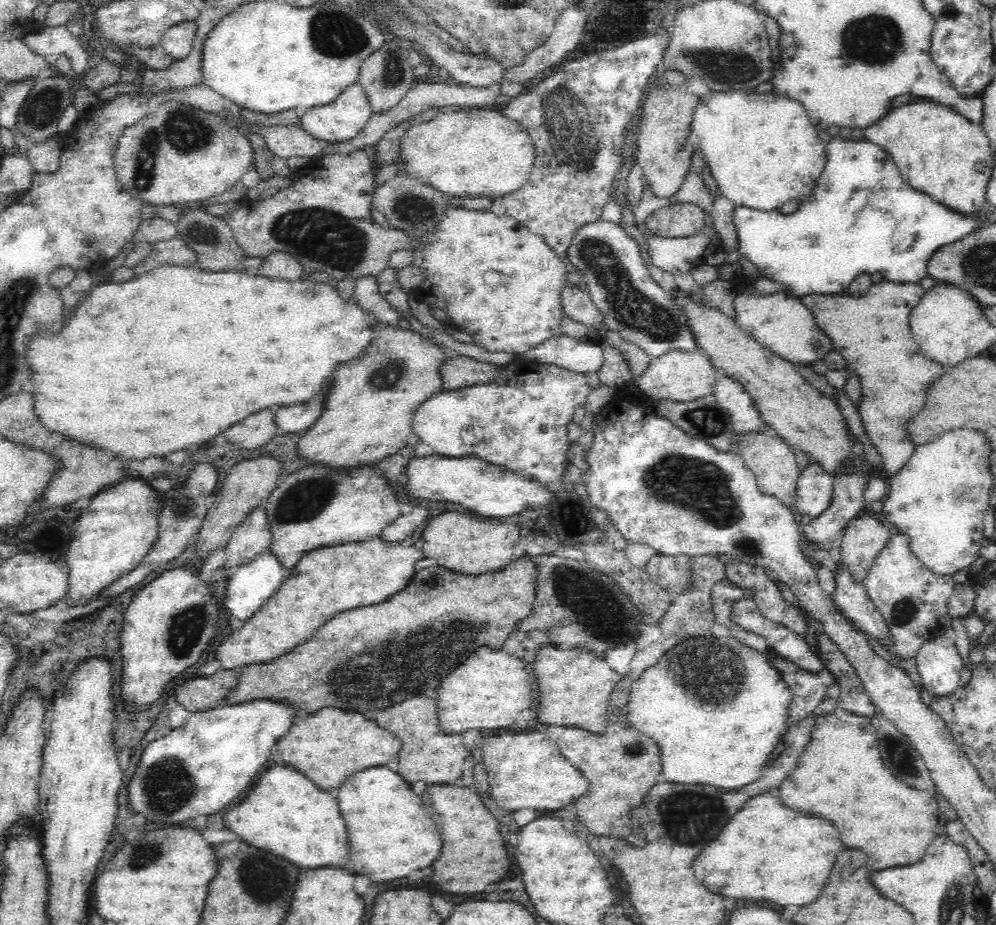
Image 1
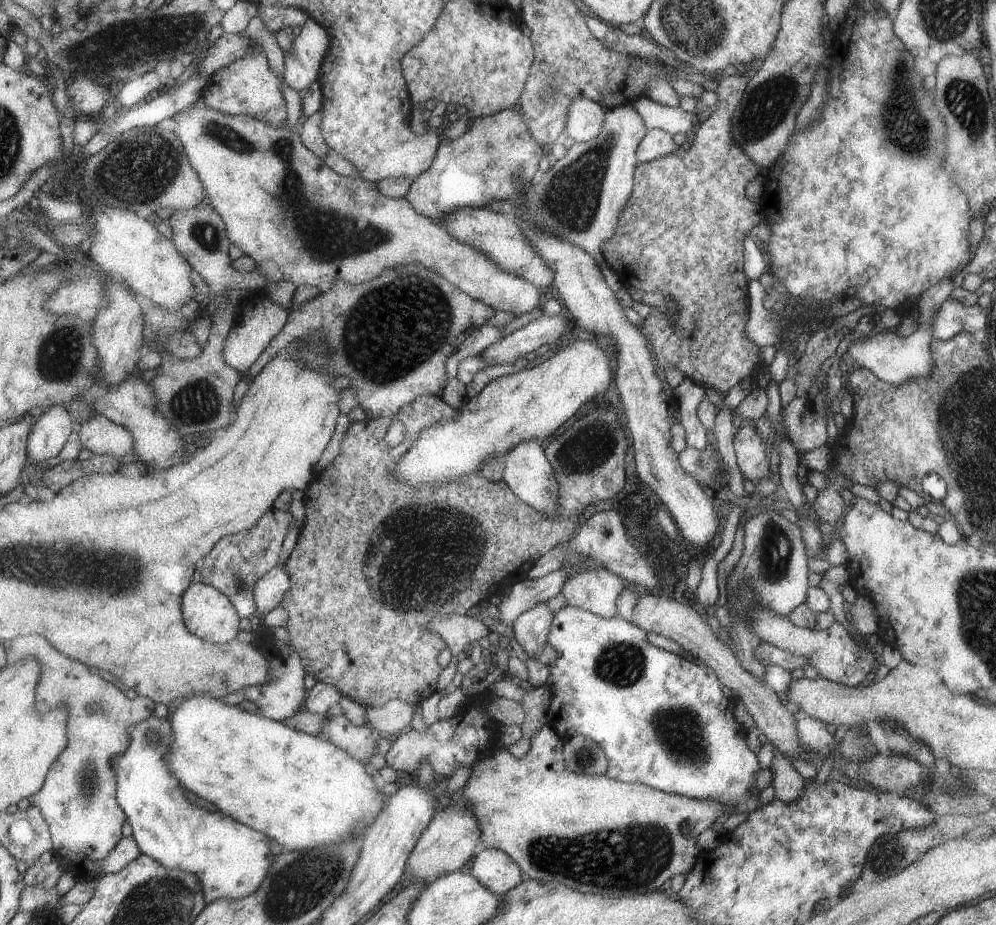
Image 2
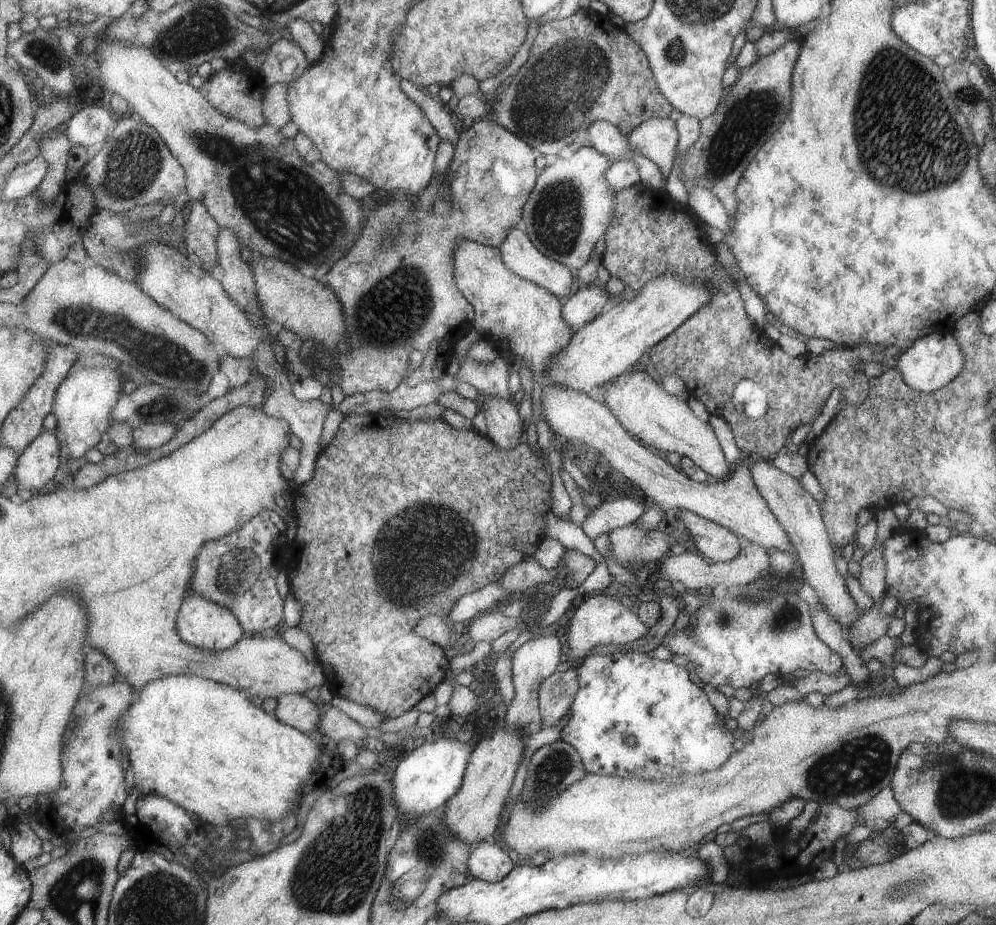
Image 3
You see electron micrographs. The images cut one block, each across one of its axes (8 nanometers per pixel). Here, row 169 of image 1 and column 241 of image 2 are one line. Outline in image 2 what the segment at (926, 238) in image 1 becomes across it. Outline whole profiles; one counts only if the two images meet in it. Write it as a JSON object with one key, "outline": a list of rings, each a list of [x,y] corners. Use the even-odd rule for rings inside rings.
{"outline":[[[149,718],[133,730],[131,748],[125,750],[125,754],[113,756],[109,762],[117,776],[117,794],[115,794],[117,804],[123,806],[123,810],[129,818],[127,822],[133,828],[133,838],[139,842],[143,856],[151,856],[151,858],[159,860],[165,868],[197,874],[205,884],[207,904],[213,904],[221,898],[243,900],[243,898],[251,896],[253,892],[257,892],[261,888],[263,880],[267,880],[267,876],[271,872],[271,866],[275,860],[275,856],[269,850],[271,838],[251,826],[245,826],[239,820],[233,820],[231,816],[225,816],[225,812],[207,812],[207,810],[197,808],[191,802],[187,802],[187,798],[183,794],[185,786],[169,772],[169,764],[167,764],[167,752],[173,746],[173,740],[175,740],[173,726],[167,718],[165,720]],[[151,732],[155,732],[159,736],[157,742],[151,742],[153,740]]]}

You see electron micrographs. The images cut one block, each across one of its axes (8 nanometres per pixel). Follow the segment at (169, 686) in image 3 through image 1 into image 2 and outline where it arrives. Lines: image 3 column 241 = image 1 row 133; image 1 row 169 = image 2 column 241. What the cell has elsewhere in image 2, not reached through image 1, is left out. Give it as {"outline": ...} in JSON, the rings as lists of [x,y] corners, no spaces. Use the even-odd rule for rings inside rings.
{"outline":[[[213,694],[185,698],[185,702],[175,708],[169,722],[175,740],[167,752],[167,764],[169,772],[185,786],[185,790],[211,802],[219,812],[225,812],[225,816],[267,834],[289,850],[339,842],[351,838],[353,832],[365,836],[369,824],[373,824],[385,808],[387,796],[377,798],[381,786],[377,786],[369,766],[323,736],[311,736],[263,714],[245,712]]]}

